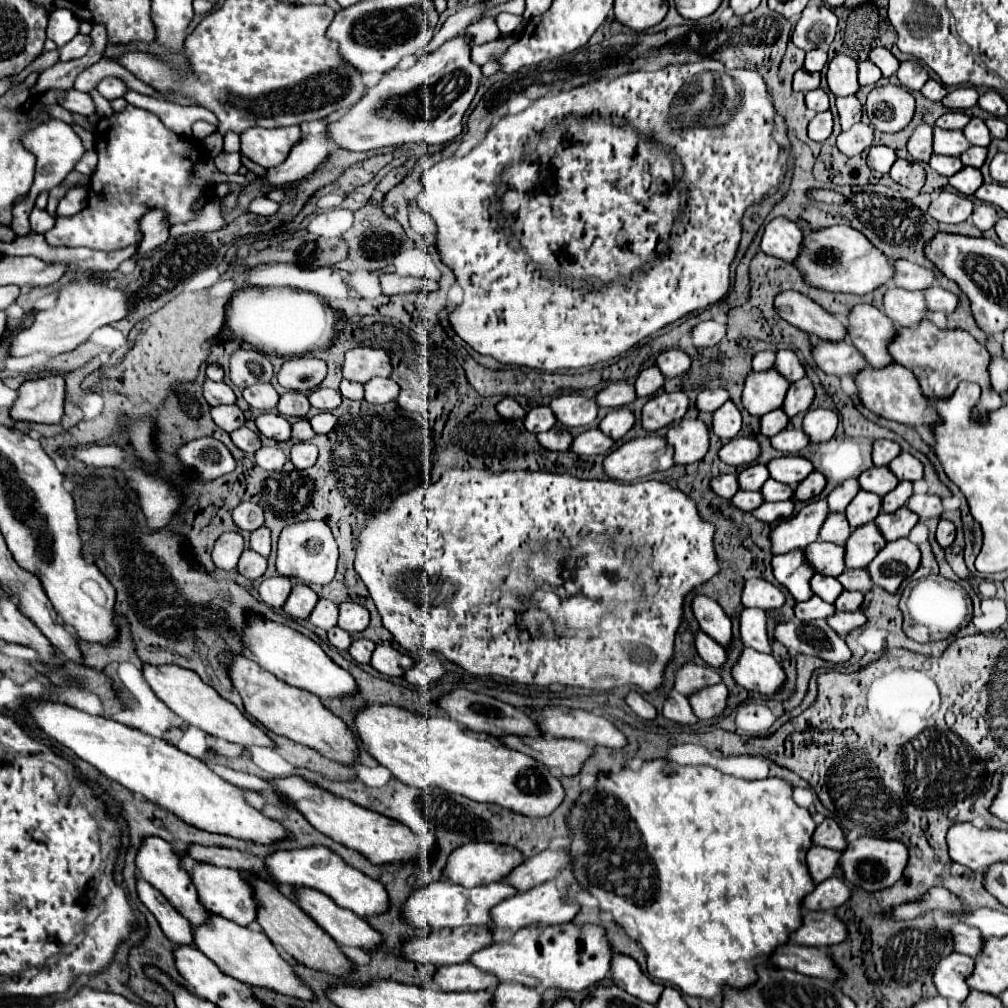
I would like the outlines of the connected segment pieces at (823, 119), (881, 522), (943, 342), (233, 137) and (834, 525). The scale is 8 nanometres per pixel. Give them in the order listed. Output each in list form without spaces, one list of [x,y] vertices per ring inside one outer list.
[[[824,111],[824,113],[816,113],[816,117],[810,121],[808,125],[808,137],[812,141],[826,141],[832,133],[832,113]]]
[[[902,507],[902,511],[896,513],[882,513],[876,519],[876,525],[880,527],[880,531],[886,535],[888,541],[896,541],[902,537],[908,537],[908,533],[912,531],[912,527],[918,523],[918,515],[910,513],[910,509]]]
[[[924,319],[916,329],[898,327],[898,337],[894,337],[894,341],[890,343],[890,355],[898,365],[910,369],[918,377],[922,391],[930,401],[950,397],[960,381],[974,381],[982,387],[980,412],[977,412],[981,423],[986,423],[990,411],[1002,407],[1002,397],[990,385],[990,375],[988,375],[990,353],[982,343],[978,343],[970,333],[962,329],[942,331],[928,319]]]
[[[230,131],[227,132],[227,134],[224,136],[224,152],[228,153],[234,153],[234,152],[240,152],[240,137],[238,133],[230,133]]]
[[[830,513],[828,519],[826,519],[826,523],[822,525],[820,539],[844,545],[848,541],[850,533],[852,533],[852,529],[850,529],[850,525],[846,521],[846,515],[844,513]]]

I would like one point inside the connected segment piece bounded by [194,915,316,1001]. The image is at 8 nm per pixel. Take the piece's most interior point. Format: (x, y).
(249, 957)

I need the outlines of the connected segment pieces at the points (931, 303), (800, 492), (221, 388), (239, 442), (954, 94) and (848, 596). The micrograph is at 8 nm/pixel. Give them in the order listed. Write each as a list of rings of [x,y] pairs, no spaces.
[[[932,287],[930,291],[926,291],[926,303],[930,311],[942,311],[950,315],[956,311],[960,299],[942,287]]]
[[[814,471],[812,475],[808,475],[808,477],[798,485],[794,499],[798,499],[798,501],[808,501],[808,499],[820,495],[822,489],[824,489],[824,485],[826,485],[824,475],[818,473],[818,471]]]
[[[206,379],[204,383],[204,399],[208,401],[208,405],[224,405],[224,403],[236,403],[236,395],[234,391],[224,383],[214,383],[210,379]]]
[[[240,427],[240,429],[236,429],[234,433],[230,433],[230,437],[232,437],[234,445],[236,445],[238,449],[246,451],[246,453],[256,453],[256,451],[262,447],[262,441],[260,441],[258,433],[250,431],[248,427]]]
[[[960,87],[960,89],[950,91],[946,99],[942,101],[942,105],[948,109],[970,109],[978,105],[978,97],[980,95],[974,87]]]
[[[844,591],[836,599],[836,609],[838,611],[858,611],[864,601],[864,595],[860,591]]]

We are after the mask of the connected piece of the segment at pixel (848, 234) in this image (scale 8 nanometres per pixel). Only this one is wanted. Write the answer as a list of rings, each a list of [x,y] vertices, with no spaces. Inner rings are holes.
[[[834,225],[808,235],[804,239],[804,251],[794,265],[798,265],[798,269],[806,275],[808,283],[814,283],[814,287],[824,291],[866,295],[894,279],[894,263],[890,263],[888,257],[878,251],[860,231],[848,225]]]

